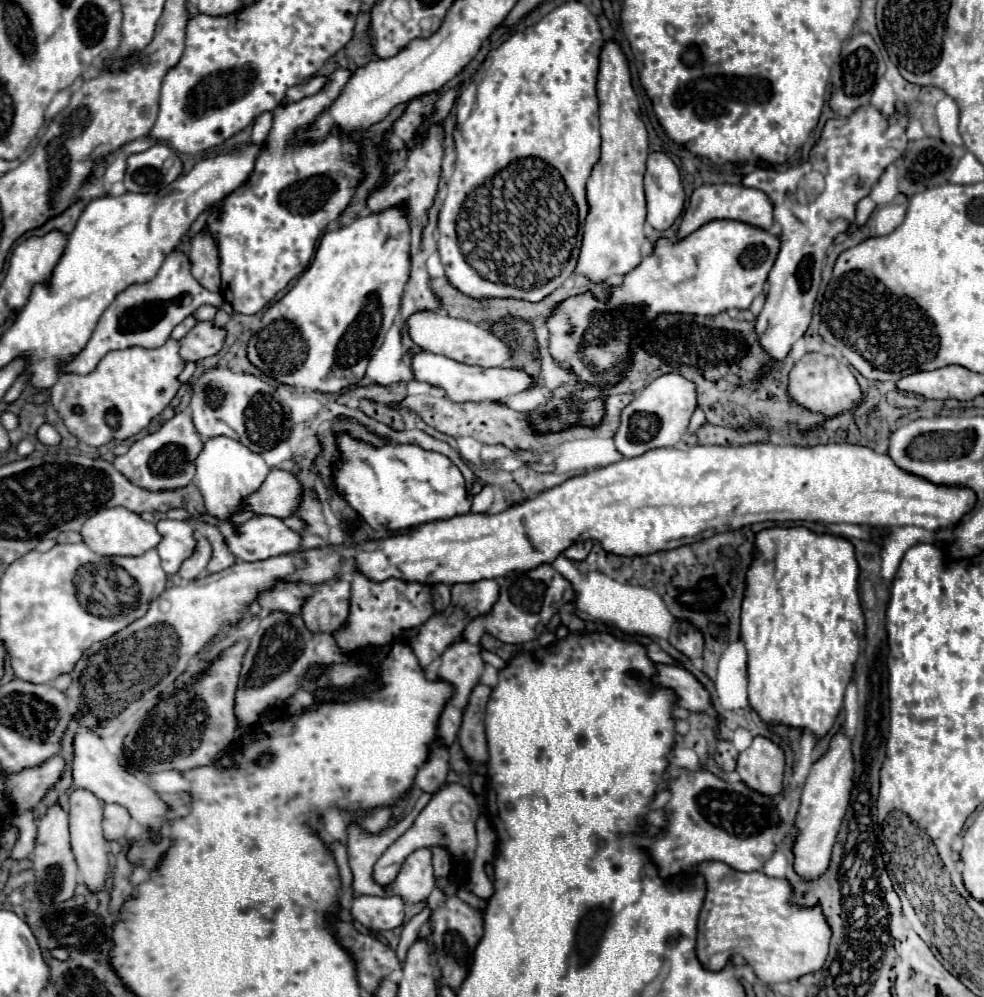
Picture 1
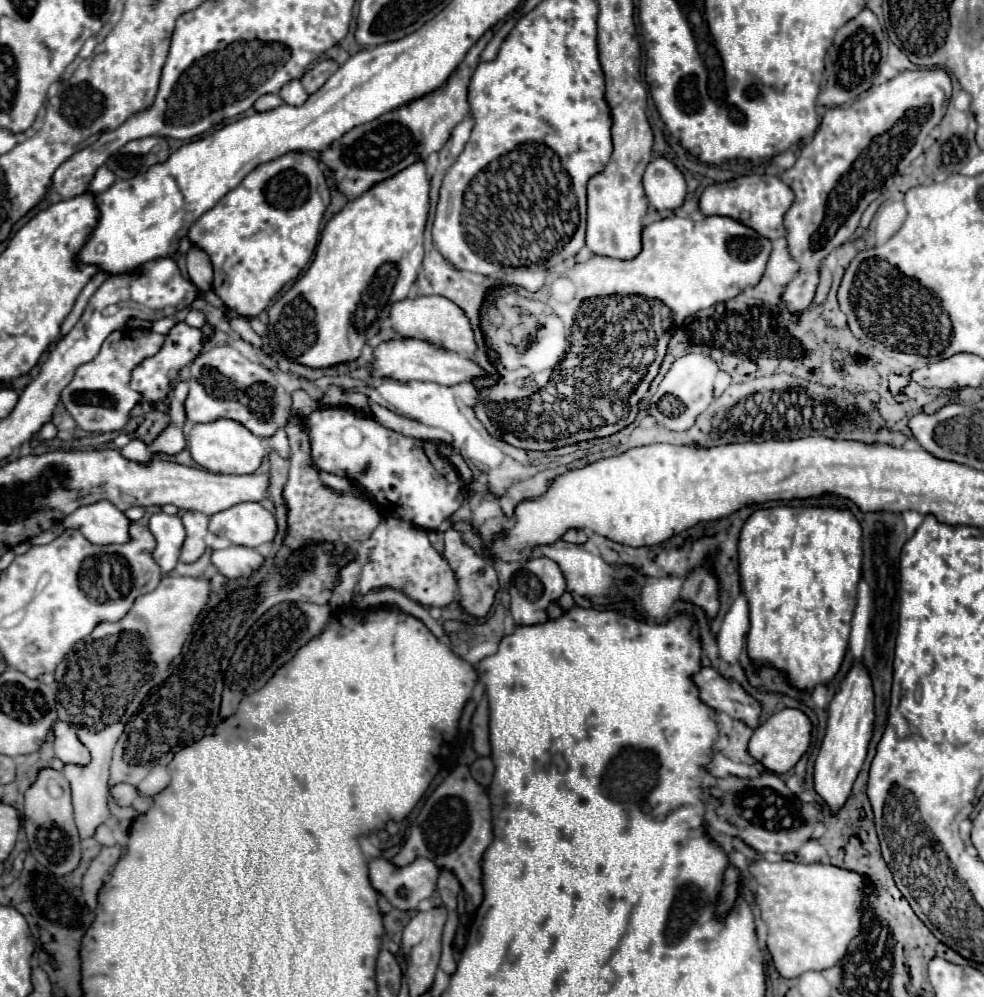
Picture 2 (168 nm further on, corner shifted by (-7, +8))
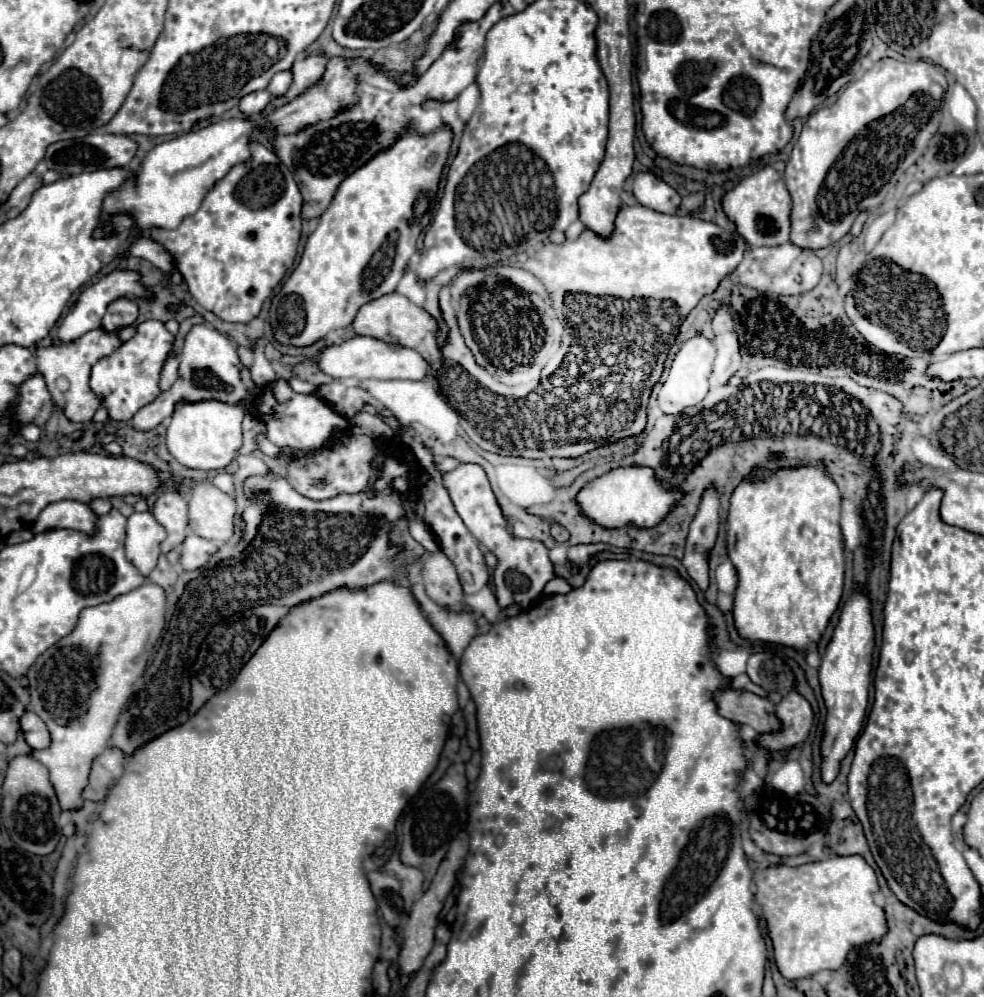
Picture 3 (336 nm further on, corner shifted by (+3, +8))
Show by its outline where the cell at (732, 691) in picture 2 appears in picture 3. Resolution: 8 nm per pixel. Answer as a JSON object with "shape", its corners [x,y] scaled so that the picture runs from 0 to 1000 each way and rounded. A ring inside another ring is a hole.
{"shape":[[[731,691],[727,697],[729,715],[749,727],[761,727],[769,735],[792,731],[792,723],[786,715],[788,707],[761,693]]]}

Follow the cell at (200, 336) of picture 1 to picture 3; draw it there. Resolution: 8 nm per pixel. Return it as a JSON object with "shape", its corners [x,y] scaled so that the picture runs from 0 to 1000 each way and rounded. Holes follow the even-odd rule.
{"shape":[[[147,322],[139,328],[139,336],[127,342],[115,356],[97,364],[92,372],[92,390],[105,398],[105,406],[111,410],[111,418],[117,422],[131,422],[143,408],[155,404],[162,390],[162,376],[176,352],[178,336],[168,330],[164,322]]]}

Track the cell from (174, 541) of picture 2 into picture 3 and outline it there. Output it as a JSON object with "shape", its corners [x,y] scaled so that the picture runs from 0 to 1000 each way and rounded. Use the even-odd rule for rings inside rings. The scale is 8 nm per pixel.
{"shape":[[[135,515],[131,519],[127,557],[143,573],[143,577],[151,577],[158,571],[166,541],[168,531],[160,525],[155,515]]]}

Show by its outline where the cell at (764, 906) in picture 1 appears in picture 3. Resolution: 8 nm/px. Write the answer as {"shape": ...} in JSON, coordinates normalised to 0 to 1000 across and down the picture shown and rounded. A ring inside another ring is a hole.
{"shape":[[[847,858],[838,864],[818,866],[814,870],[777,870],[773,874],[767,874],[767,886],[769,906],[773,908],[775,922],[779,924],[779,936],[786,946],[788,966],[798,982],[816,982],[836,972],[851,972],[855,966],[859,966],[859,958],[865,950],[887,946],[899,936],[899,916],[887,904],[887,898],[893,894],[889,874],[873,858]]]}

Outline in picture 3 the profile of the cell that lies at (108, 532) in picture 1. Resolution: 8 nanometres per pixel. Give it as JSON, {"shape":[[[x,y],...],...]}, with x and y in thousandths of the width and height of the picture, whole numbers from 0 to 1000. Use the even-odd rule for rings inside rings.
{"shape":[[[74,501],[50,505],[46,513],[38,519],[34,525],[36,535],[44,535],[48,531],[76,531],[86,537],[97,537],[99,533],[99,523],[101,517],[88,507],[88,505],[78,505]]]}

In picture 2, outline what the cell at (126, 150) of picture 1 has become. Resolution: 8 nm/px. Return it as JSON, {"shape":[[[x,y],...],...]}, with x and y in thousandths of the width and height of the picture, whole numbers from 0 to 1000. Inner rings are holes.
{"shape":[[[101,168],[101,170],[97,172],[92,184],[90,184],[90,190],[92,190],[95,194],[105,194],[105,192],[109,192],[115,184],[117,184],[117,176],[115,176],[111,170]]]}

